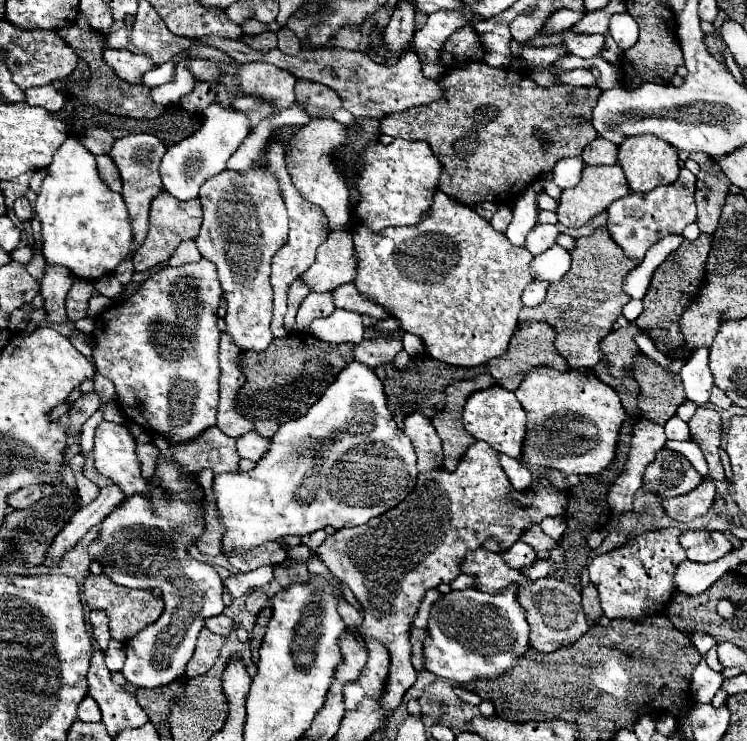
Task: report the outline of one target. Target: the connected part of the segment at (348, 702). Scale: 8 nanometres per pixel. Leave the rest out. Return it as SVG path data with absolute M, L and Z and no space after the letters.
M352 681L352 683L344 685L344 705L346 705L346 711L356 709L362 697L364 697L364 689L360 689L358 681Z

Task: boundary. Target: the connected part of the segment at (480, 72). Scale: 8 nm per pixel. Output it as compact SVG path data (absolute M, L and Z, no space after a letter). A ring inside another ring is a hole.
M468 63L464 67L458 67L458 69L452 69L448 71L442 79L440 79L440 89L444 89L444 97L440 97L440 101L432 101L432 105L420 105L420 109L408 109L404 113L394 113L392 117L384 117L380 121L380 133L384 135L390 135L390 137L400 137L400 139L406 139L406 141L426 141L432 149L432 153L436 153L436 159L442 163L442 175L440 175L440 183L438 183L438 189L442 193L446 193L448 197L454 197L458 199L460 203L464 205L476 205L476 203L482 203L482 201L490 201L490 203L496 203L496 205L508 205L512 201L516 201L516 197L520 197L520 193L524 191L524 187L530 185L530 181L534 181L536 177L540 177L540 173L546 173L556 161L564 159L564 157L574 157L574 155L580 155L582 149L594 141L598 137L598 133L594 131L592 123L590 123L590 117L592 117L592 109L596 107L596 101L600 97L600 89L598 87L572 87L572 85L552 85L552 87L540 87L536 85L528 75L526 71L508 71L508 69L492 69L484 63ZM534 127L540 127L548 139L550 139L550 151L544 151L542 143L532 135L532 129Z

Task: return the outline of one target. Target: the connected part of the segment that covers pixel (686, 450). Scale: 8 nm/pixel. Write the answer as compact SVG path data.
M688 439L688 441L668 441L666 447L672 449L672 451L676 451L676 453L682 453L702 477L708 475L708 465L706 465L704 453L700 451L700 447L692 439Z

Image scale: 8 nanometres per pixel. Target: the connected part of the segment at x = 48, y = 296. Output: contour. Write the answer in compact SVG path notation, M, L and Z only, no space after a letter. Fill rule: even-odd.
M46 267L46 273L40 281L40 295L44 297L44 311L46 311L46 323L66 323L66 311L64 311L64 299L74 283L74 277L68 269L60 267Z

